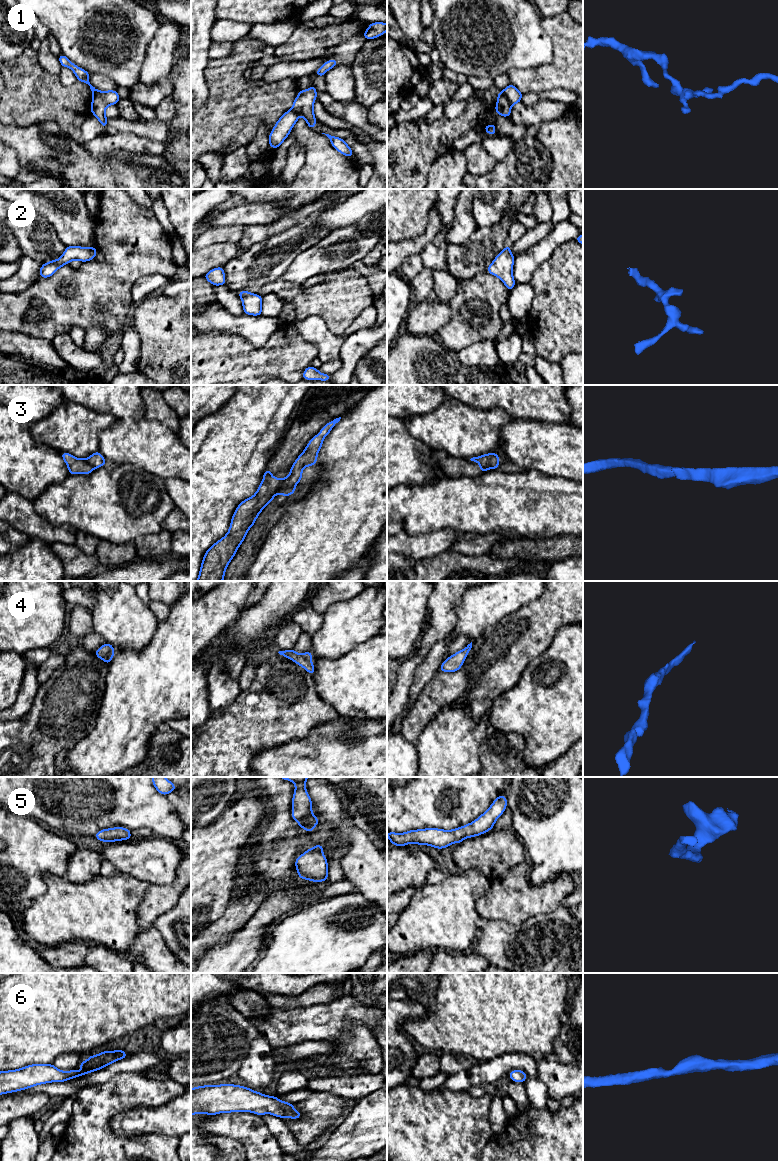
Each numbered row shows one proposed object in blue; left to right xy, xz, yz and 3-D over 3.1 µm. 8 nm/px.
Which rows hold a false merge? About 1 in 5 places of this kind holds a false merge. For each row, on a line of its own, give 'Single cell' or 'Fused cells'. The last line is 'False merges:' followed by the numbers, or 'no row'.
1: Fused cells
2: Single cell
3: Fused cells
4: Single cell
5: Single cell
6: Single cell
False merges: 1, 3

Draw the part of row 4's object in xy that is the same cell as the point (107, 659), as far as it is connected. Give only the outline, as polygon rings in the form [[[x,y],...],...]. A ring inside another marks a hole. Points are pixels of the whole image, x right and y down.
[[[106,642],[98,650],[94,651],[94,654],[109,665],[116,653],[113,649],[114,646]]]

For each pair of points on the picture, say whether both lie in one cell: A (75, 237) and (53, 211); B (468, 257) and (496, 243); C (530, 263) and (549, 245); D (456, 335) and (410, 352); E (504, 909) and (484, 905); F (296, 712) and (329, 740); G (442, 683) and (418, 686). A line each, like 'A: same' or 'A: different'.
A: same
B: same
C: same
D: different
E: same
F: different
G: different

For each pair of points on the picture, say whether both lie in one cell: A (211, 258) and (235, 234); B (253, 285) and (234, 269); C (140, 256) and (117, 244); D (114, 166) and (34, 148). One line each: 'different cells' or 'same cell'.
A: different cells
B: same cell
C: same cell
D: same cell

